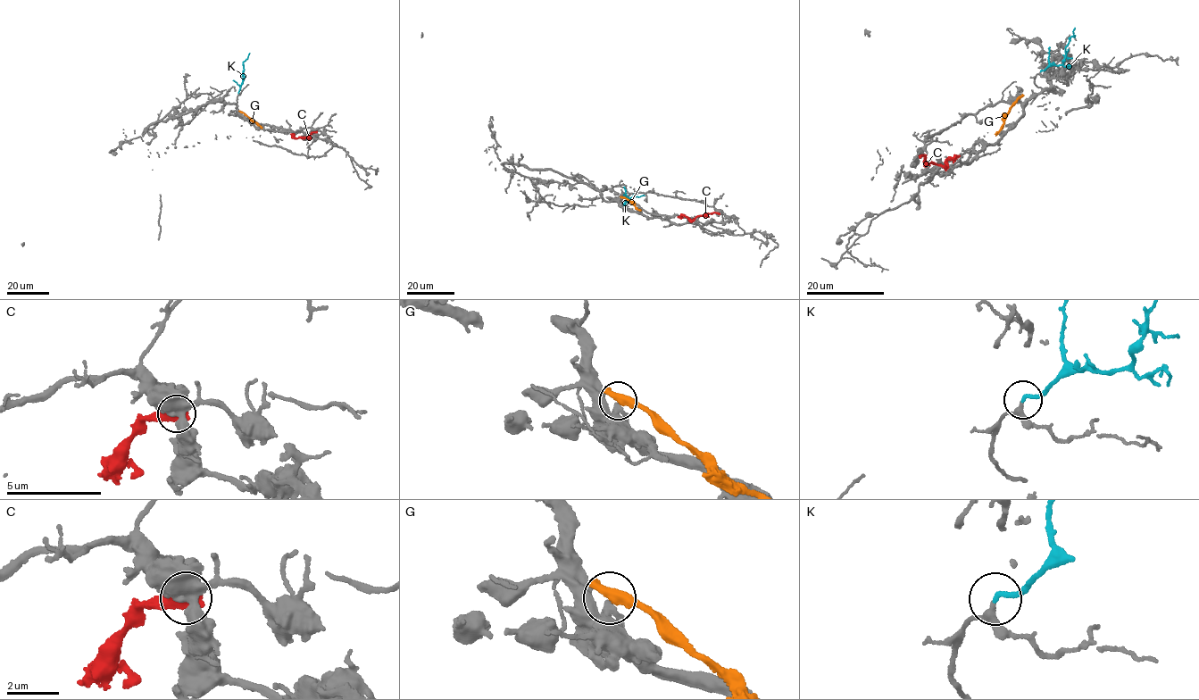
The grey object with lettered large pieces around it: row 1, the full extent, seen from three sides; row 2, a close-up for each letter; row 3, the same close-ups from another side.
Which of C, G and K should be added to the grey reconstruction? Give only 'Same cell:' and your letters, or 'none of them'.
Same cell: K

